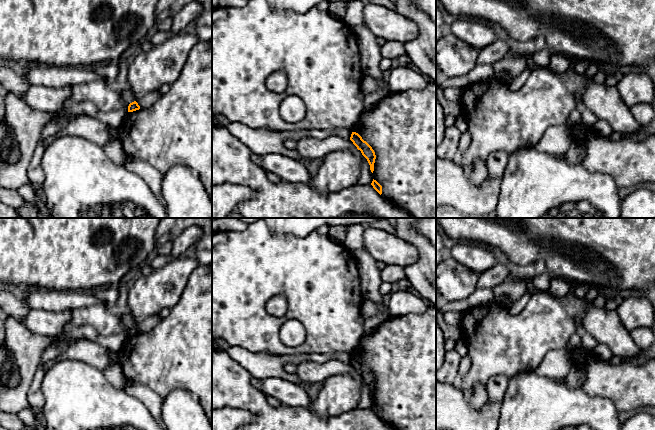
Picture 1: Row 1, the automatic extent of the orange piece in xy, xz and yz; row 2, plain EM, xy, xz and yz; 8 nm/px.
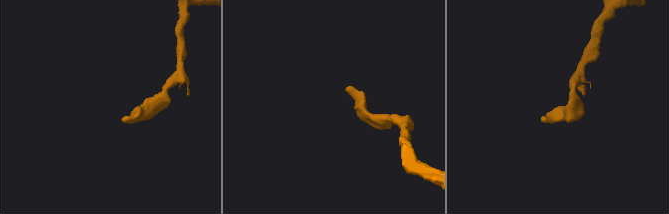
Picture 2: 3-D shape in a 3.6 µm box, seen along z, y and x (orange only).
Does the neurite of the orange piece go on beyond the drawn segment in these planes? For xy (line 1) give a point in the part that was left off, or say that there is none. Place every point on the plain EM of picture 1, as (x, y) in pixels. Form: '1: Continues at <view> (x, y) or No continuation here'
1: No continuation here

